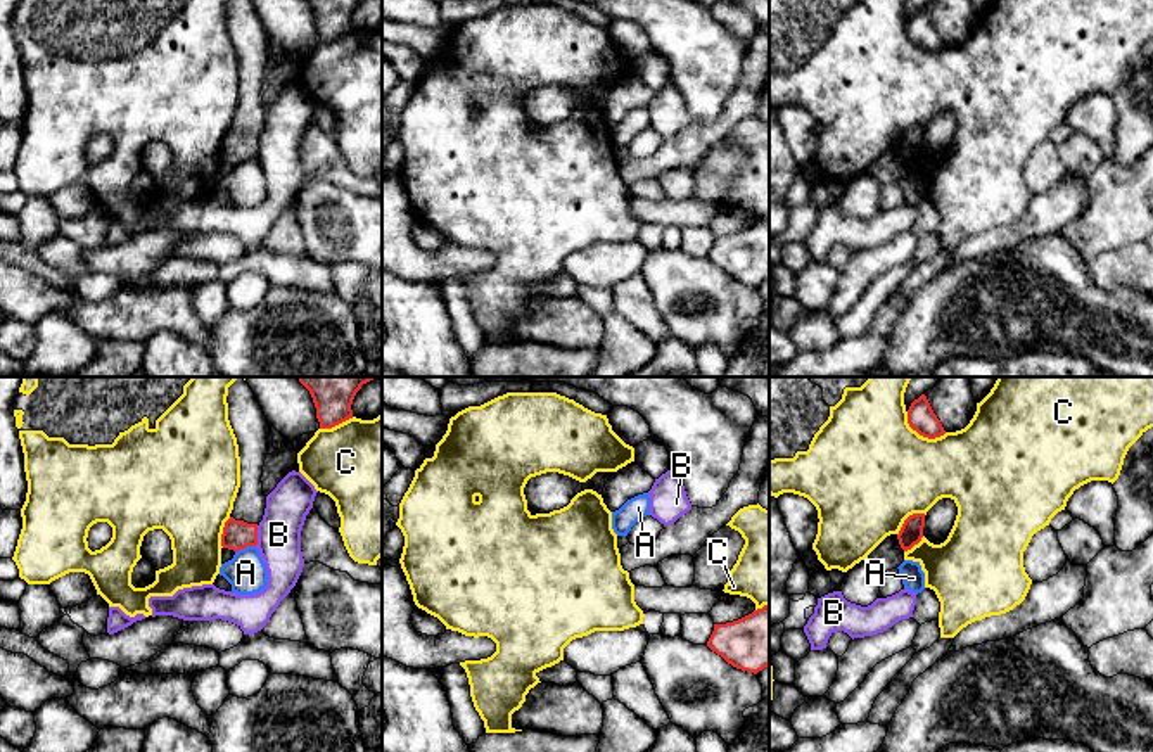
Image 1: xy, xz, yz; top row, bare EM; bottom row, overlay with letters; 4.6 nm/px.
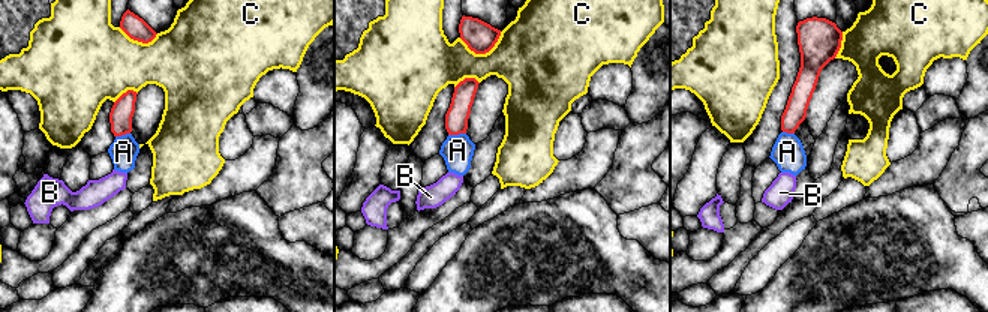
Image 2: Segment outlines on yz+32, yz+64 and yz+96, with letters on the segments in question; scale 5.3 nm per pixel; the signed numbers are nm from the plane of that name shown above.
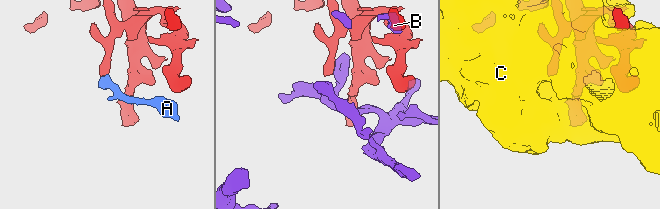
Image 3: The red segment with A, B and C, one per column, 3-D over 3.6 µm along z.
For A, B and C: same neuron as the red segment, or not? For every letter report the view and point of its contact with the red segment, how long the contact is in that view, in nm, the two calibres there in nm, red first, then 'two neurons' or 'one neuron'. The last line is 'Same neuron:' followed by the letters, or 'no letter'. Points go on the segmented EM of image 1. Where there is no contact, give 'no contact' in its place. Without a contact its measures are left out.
A: xy (244, 547) | 100 nm | 140/180 nm | two neurons
B: xy (256, 536) | 100 nm | 140/200 nm | two neurons
C: yz (922, 434) | 220 nm | 130/480 nm | two neurons
Same neuron: no letter

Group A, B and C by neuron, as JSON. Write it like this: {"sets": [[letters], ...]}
{"sets": [["A"], ["B"], ["C"]]}

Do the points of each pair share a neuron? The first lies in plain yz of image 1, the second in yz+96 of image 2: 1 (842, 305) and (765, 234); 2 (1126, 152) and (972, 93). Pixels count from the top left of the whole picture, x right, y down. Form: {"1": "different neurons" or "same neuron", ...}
{"1": "different neurons", "2": "same neuron"}

